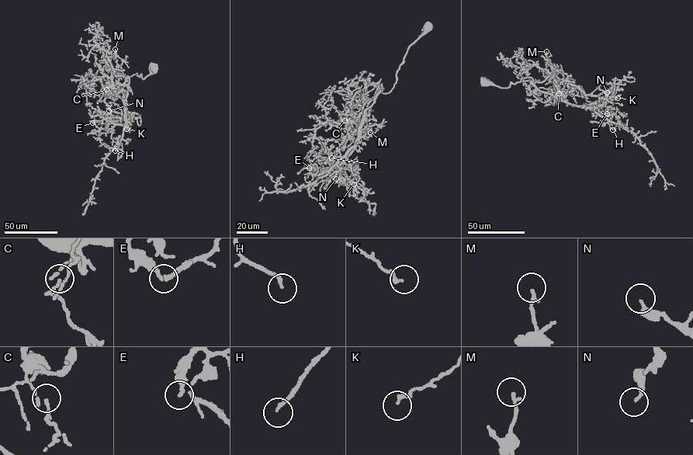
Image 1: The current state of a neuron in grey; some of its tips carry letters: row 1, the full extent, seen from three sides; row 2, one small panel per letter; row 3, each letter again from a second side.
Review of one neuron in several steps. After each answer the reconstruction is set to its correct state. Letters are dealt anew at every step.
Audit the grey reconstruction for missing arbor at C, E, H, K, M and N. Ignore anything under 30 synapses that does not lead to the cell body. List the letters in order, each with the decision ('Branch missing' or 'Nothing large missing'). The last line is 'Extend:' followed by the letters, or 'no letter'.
C: Nothing large missing
E: Nothing large missing
H: Nothing large missing
K: Nothing large missing
M: Nothing large missing
N: Nothing large missing
Extend: no letter

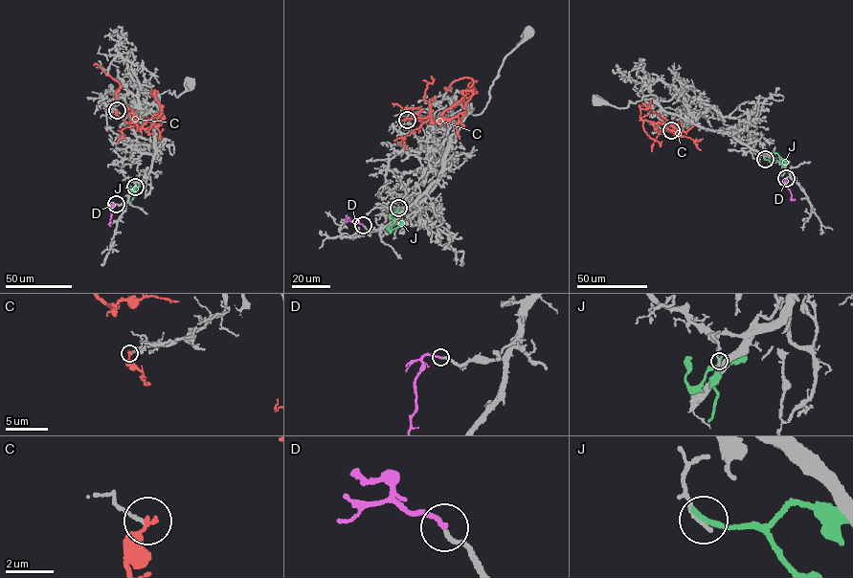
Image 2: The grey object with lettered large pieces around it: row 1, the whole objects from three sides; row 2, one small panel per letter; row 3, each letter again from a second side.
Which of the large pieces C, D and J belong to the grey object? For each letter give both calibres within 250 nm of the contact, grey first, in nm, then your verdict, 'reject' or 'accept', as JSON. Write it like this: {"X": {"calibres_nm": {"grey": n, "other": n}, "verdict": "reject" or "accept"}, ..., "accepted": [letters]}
{"C": {"calibres_nm": {"grey": 110, "other": 240}, "verdict": "reject"}, "D": {"calibres_nm": {"grey": 190, "other": 190}, "verdict": "accept"}, "J": {"calibres_nm": {"grey": 200, "other": 280}, "verdict": "reject"}, "accepted": ["D"]}

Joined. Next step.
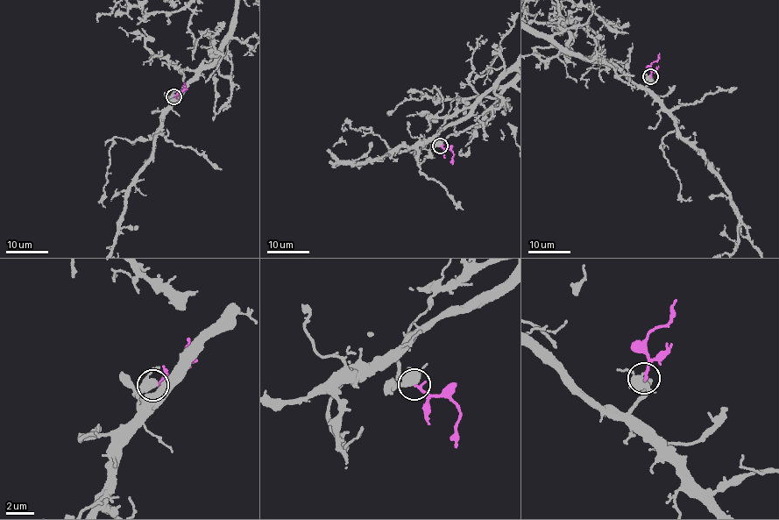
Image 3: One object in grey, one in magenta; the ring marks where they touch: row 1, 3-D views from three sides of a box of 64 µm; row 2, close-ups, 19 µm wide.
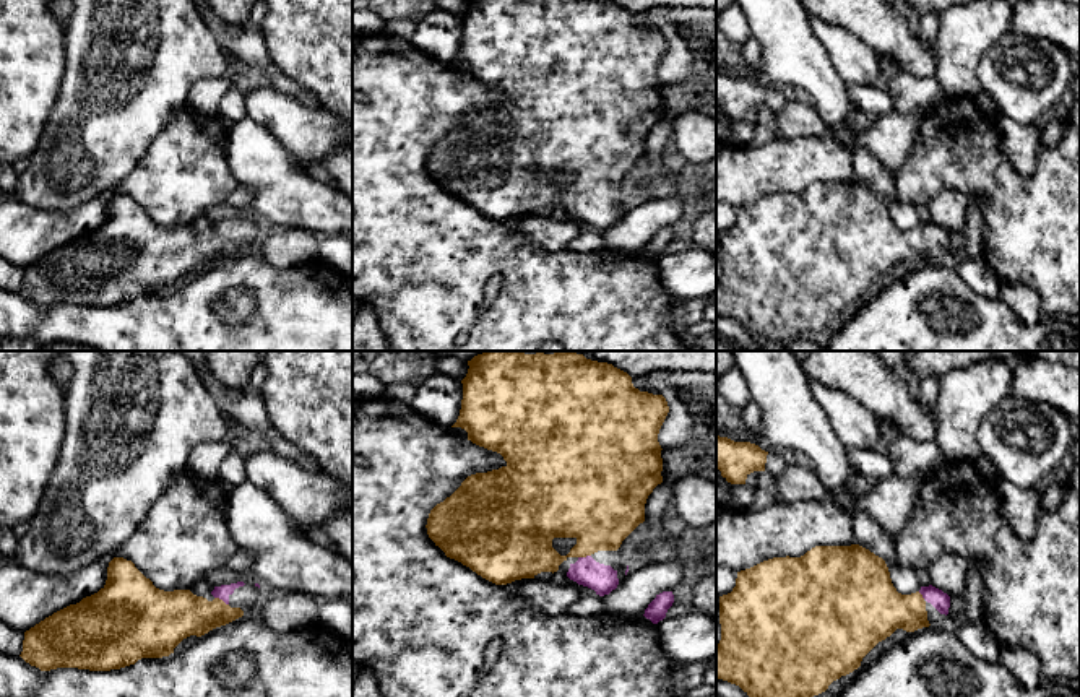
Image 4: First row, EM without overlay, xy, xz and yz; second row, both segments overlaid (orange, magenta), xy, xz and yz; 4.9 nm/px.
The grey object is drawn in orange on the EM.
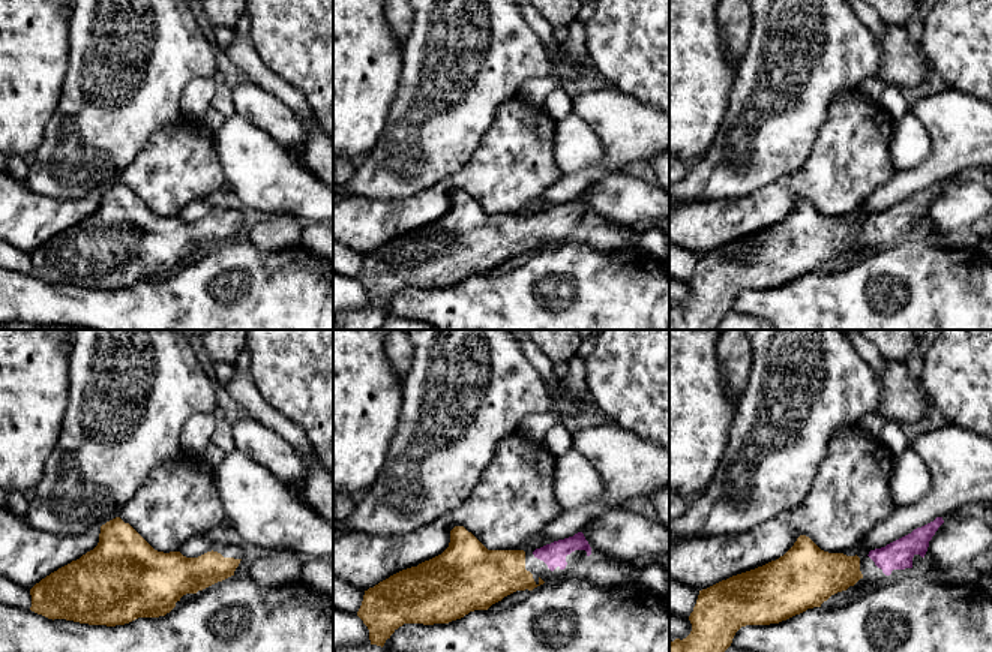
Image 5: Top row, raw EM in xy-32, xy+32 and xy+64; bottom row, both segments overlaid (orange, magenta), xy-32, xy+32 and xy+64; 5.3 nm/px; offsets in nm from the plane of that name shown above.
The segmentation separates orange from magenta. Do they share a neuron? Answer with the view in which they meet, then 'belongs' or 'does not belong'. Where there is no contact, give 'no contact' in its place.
meets orange in xy; belongs

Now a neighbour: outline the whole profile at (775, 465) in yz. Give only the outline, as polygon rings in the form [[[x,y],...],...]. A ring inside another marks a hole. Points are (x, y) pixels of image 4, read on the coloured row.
[[[771,450],[767,455],[765,471],[775,478],[781,474],[788,465],[789,463],[783,457]]]

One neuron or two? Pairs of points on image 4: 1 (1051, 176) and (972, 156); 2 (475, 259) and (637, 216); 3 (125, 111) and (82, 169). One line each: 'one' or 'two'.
1: one
2: two
3: one

